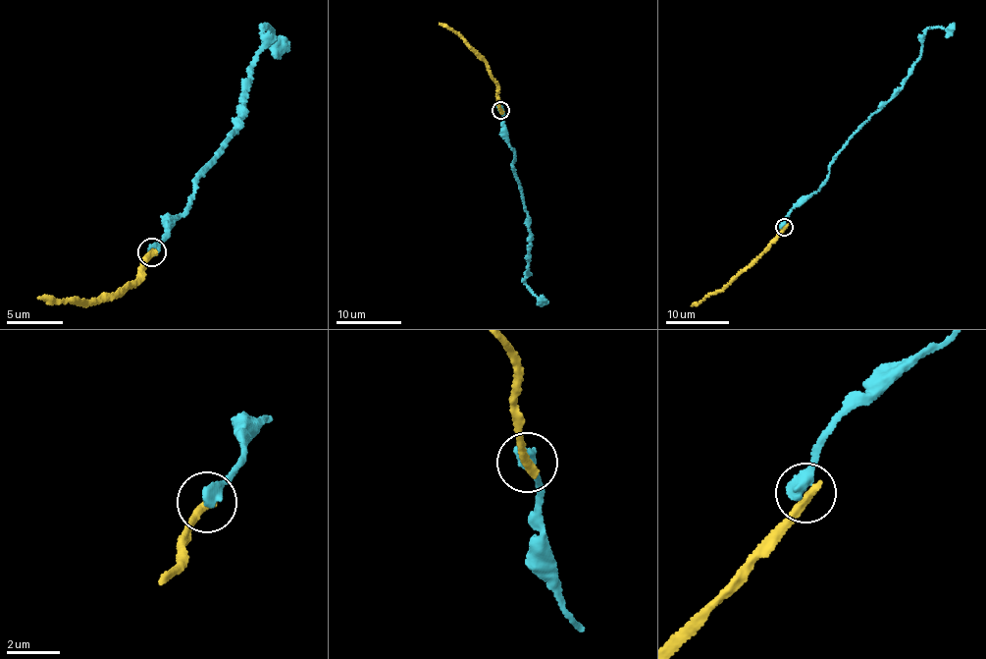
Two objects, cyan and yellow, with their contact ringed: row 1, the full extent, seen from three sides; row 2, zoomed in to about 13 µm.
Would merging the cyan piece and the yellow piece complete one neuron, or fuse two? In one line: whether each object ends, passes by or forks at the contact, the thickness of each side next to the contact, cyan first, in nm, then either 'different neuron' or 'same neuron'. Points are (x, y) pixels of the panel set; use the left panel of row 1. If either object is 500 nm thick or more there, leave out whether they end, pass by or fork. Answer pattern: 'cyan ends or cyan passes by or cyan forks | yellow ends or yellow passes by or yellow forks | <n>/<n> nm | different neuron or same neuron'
550/340 nm | different neuron

